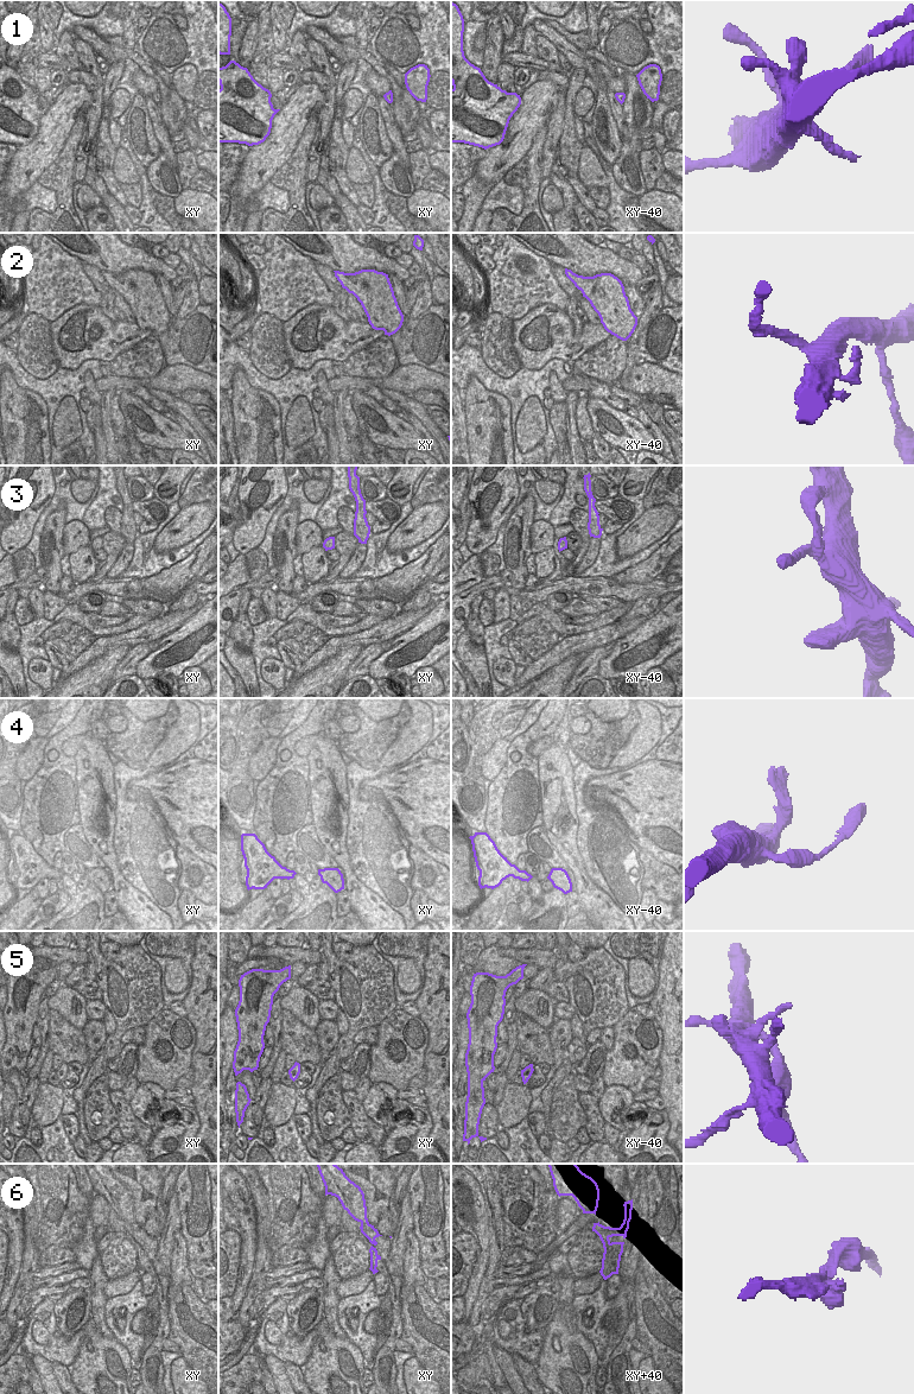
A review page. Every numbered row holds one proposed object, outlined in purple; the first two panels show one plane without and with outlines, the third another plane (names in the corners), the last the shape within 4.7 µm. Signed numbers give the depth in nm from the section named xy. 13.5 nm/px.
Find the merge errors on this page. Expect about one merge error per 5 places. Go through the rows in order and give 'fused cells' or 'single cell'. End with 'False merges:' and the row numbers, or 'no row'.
1: single cell
2: fused cells
3: single cell
4: single cell
5: single cell
6: single cell
False merges: 2

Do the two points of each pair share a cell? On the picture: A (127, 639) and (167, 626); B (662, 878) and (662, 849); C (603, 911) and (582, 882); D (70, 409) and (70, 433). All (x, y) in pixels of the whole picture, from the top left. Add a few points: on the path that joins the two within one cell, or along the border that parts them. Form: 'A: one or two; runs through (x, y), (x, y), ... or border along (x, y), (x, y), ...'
A: one; runs through (137, 635), (158, 627)
B: two; border along (640, 848), (649, 851), (658, 860), (671, 867)
C: one; runs through (597, 904), (586, 889)
D: one; runs through (69, 414), (69, 428)

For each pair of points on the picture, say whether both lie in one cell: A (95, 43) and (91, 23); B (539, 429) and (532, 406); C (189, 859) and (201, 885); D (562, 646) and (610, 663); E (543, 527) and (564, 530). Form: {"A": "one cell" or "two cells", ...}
{"A": "two cells", "B": "one cell", "C": "one cell", "D": "two cells", "E": "two cells"}

